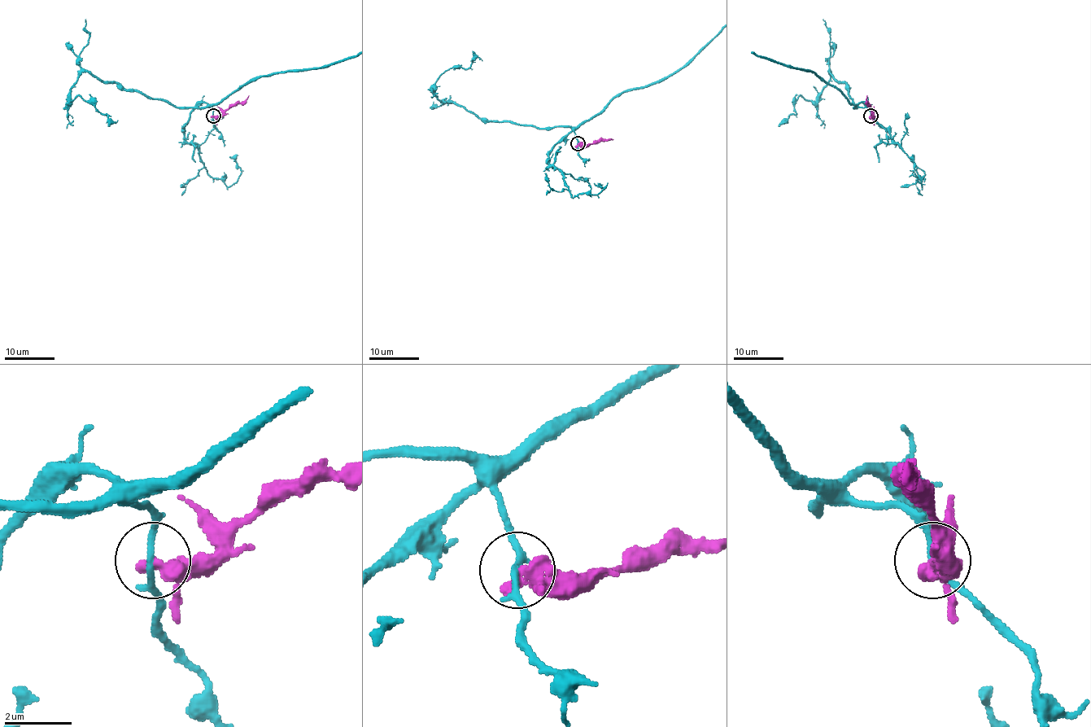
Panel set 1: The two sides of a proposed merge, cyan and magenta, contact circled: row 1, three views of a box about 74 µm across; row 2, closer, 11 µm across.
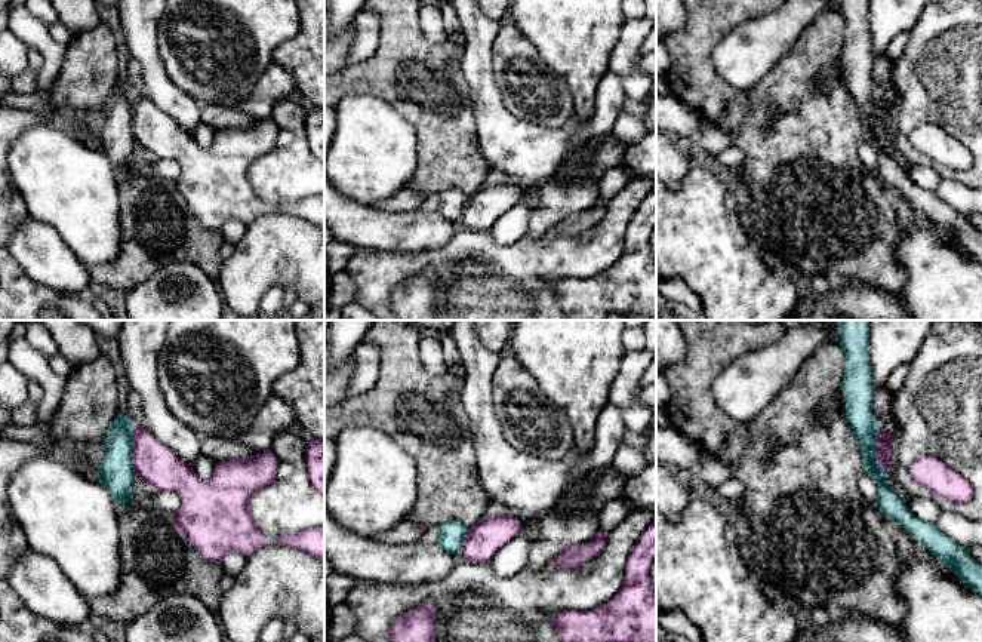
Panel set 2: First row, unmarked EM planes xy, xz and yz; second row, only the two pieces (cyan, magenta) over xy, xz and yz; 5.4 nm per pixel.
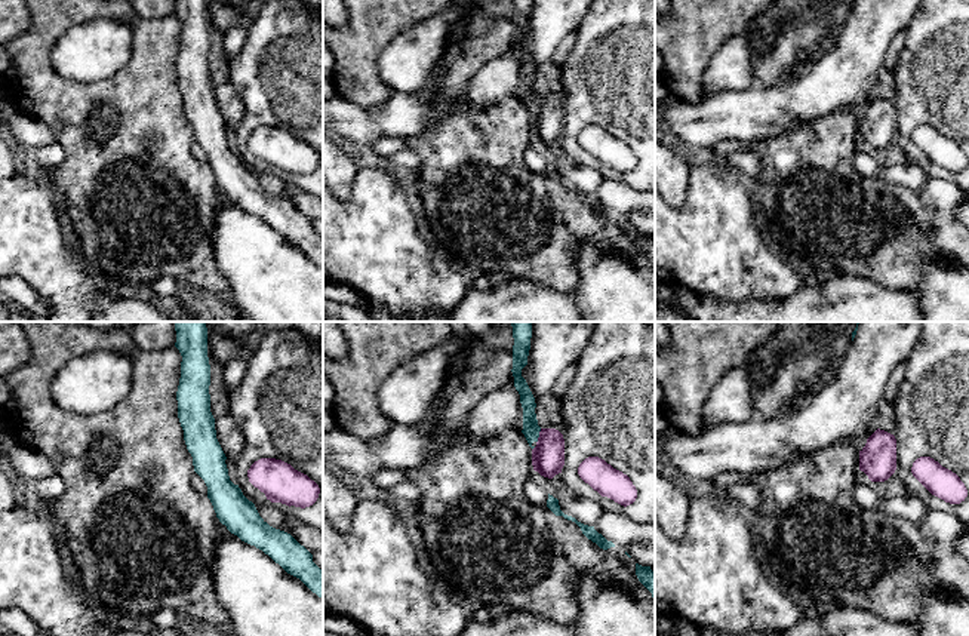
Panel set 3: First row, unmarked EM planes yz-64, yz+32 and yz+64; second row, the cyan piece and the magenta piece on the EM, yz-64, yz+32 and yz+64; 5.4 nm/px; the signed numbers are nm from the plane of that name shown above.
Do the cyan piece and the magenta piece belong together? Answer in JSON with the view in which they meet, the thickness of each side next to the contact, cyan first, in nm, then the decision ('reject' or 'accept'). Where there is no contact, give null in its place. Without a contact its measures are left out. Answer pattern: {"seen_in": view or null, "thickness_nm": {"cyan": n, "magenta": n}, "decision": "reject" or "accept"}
{"seen_in": "yz", "thickness_nm": {"cyan": 150, "magenta": 90}, "decision": "reject"}

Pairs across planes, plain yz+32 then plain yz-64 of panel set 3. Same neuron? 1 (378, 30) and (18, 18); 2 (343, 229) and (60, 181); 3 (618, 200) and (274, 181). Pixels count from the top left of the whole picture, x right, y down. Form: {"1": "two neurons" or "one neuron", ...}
{"1": "two neurons", "2": "two neurons", "3": "two neurons"}

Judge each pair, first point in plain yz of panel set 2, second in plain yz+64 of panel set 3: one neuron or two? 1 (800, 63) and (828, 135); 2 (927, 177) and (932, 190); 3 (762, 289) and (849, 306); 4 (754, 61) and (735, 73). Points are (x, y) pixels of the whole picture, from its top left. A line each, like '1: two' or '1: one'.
1: one
2: two
3: two
4: one

